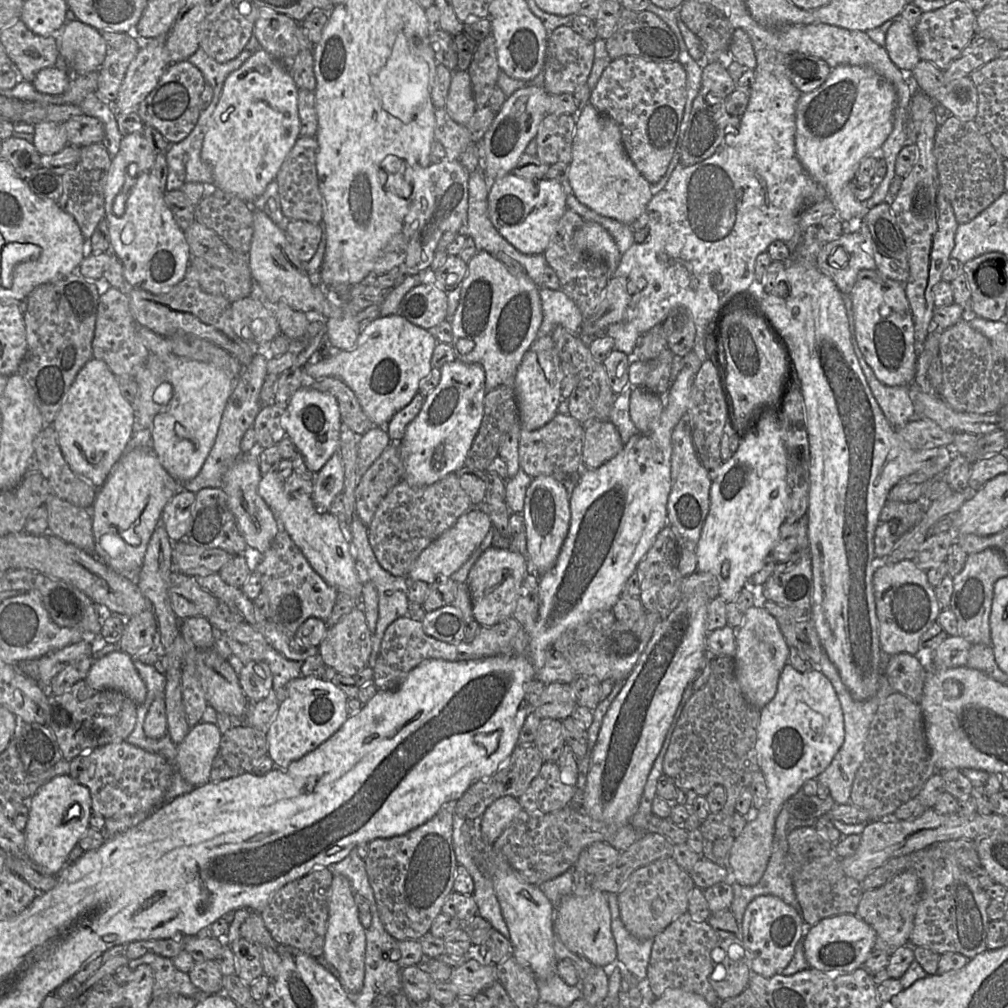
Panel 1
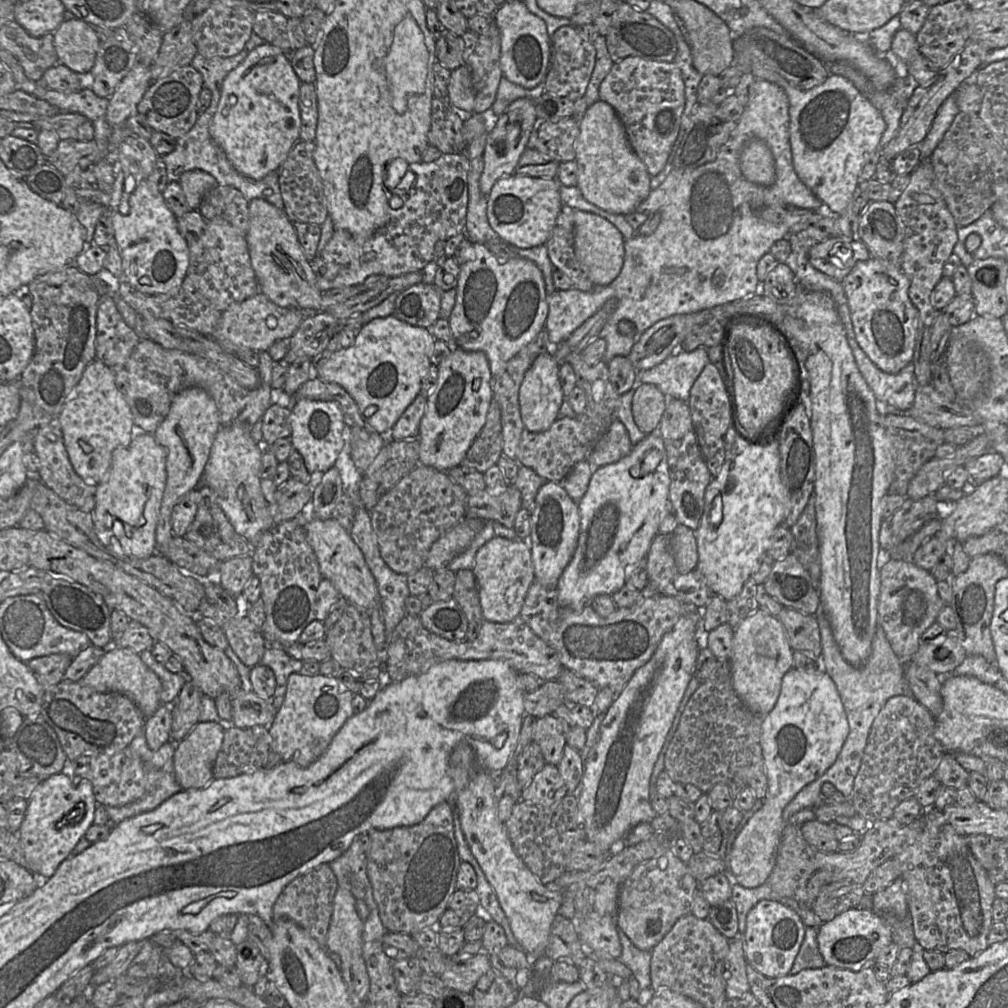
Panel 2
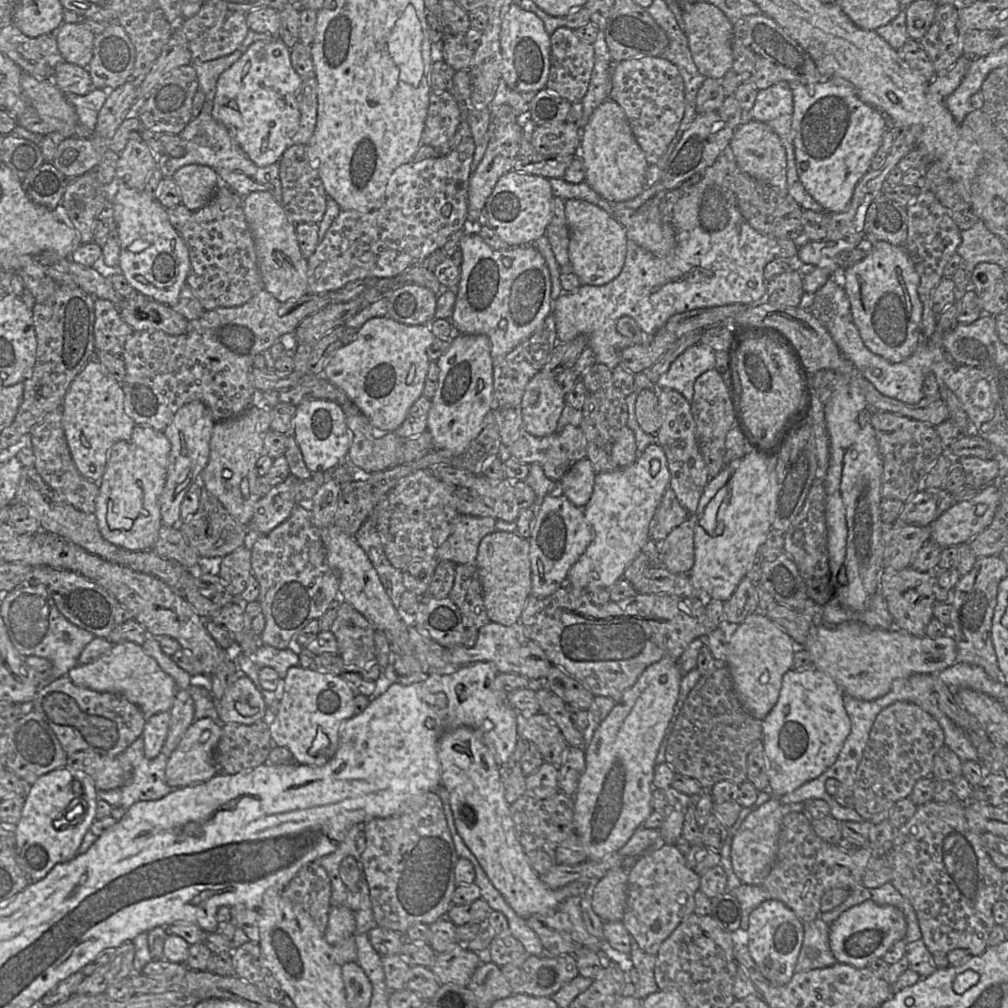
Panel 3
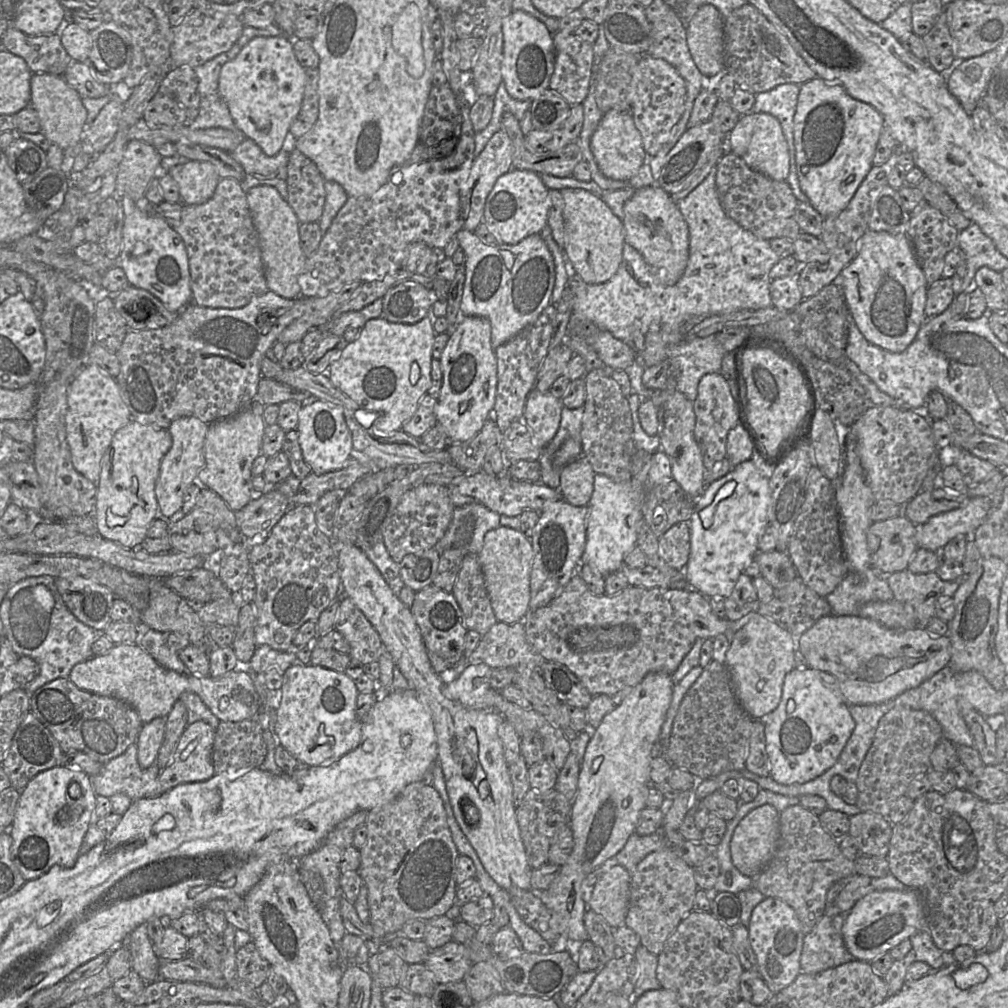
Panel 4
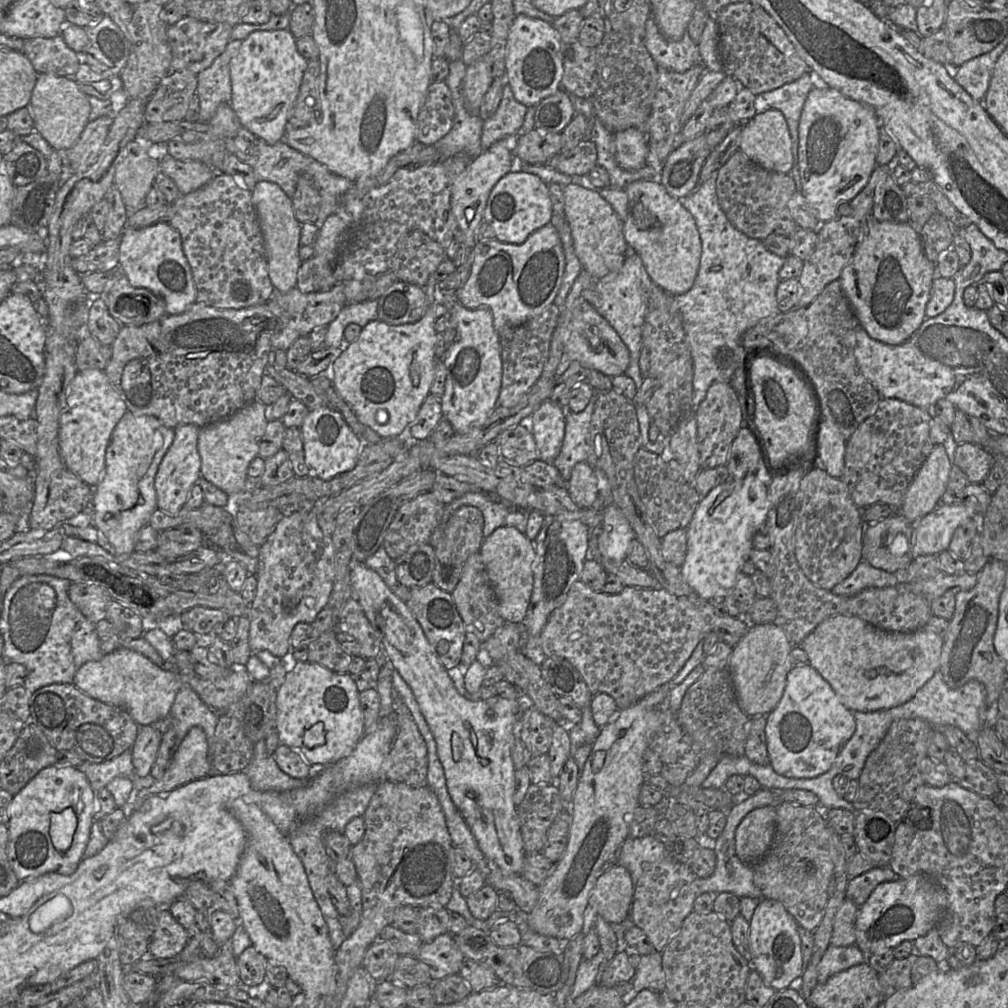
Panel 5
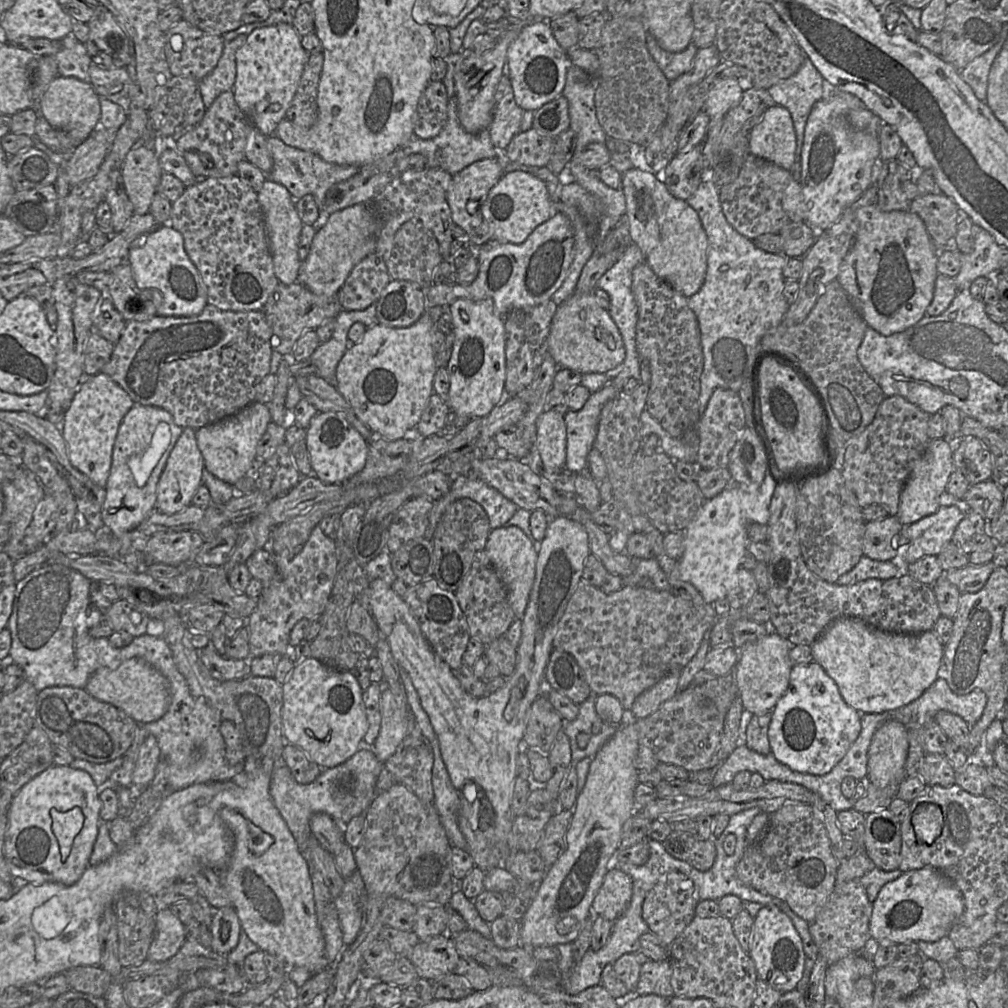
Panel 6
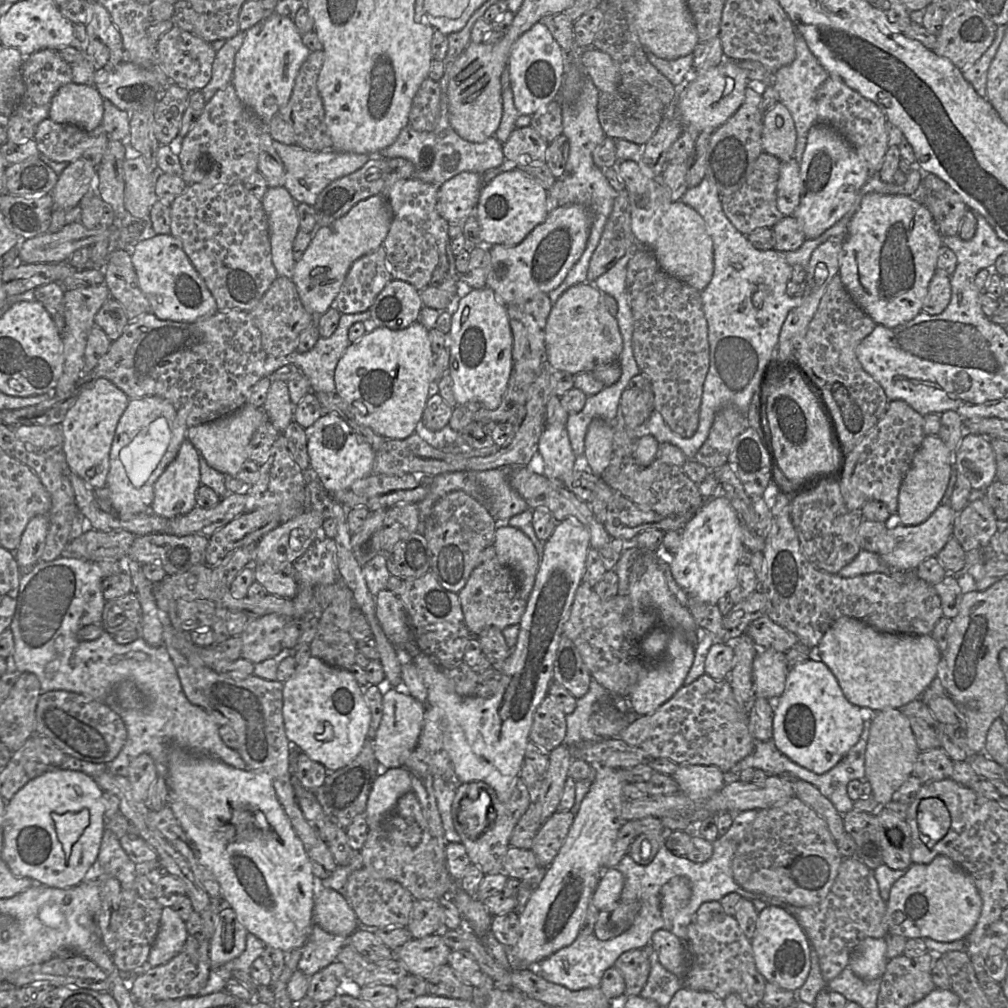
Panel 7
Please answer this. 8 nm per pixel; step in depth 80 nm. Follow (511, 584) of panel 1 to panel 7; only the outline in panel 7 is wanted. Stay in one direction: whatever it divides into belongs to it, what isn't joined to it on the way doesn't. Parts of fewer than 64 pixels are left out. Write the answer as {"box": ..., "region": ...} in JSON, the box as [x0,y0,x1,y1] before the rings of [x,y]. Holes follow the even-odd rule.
{"box":[493,522,540,601],"region":[[[505,522],[497,526],[493,546],[499,561],[514,571],[520,597],[527,601],[540,562],[533,542],[523,531]]]}

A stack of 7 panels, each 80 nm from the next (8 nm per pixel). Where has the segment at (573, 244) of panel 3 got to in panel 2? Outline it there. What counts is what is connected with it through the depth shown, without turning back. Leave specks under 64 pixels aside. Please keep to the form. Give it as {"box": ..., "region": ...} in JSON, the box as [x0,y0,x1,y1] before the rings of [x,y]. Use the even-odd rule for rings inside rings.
{"box":[574,210,625,287],"region":[[[574,210],[574,251],[588,279],[596,287],[605,287],[621,272],[625,240],[621,232],[605,218],[594,213]]]}

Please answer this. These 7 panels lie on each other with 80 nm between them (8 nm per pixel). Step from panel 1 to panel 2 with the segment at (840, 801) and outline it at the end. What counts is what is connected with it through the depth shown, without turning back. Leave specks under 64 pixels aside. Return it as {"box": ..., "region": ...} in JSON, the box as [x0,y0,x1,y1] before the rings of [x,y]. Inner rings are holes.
{"box":[782,610,912,825],"region":[[[822,610],[820,614],[815,614],[814,616],[817,618],[821,636],[822,653],[820,664],[837,687],[847,715],[849,734],[832,766],[822,776],[802,788],[784,807],[782,812],[784,825],[796,812],[804,808],[815,808],[824,803],[825,796],[821,792],[821,787],[825,782],[832,783],[836,790],[841,792],[846,798],[851,796],[854,788],[854,780],[860,769],[874,720],[891,697],[898,695],[912,696],[904,677],[904,661],[893,652],[885,632],[879,624],[873,637],[872,652],[867,663],[861,668],[854,668],[842,657],[834,640],[829,621]]]}

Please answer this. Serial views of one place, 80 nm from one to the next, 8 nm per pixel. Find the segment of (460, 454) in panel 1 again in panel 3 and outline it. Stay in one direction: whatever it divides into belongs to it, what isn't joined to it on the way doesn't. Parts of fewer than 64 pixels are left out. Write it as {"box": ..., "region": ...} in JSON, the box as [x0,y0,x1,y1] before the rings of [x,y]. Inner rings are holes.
{"box":[427,334,493,454],"region":[[[458,334],[449,349],[437,360],[439,380],[427,418],[436,450],[462,454],[480,434],[483,422],[491,409],[493,393],[493,361],[489,337],[484,334]]]}

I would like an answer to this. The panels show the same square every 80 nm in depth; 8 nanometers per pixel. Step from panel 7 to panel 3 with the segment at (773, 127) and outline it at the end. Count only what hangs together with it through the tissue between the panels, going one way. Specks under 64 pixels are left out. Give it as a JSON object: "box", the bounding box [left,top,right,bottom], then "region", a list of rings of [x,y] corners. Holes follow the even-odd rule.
{"box":[729,119,787,192],"region":[[[744,119],[743,122],[734,129],[729,147],[734,155],[738,168],[743,173],[774,189],[787,192],[786,152],[778,135],[770,126],[762,122]]]}

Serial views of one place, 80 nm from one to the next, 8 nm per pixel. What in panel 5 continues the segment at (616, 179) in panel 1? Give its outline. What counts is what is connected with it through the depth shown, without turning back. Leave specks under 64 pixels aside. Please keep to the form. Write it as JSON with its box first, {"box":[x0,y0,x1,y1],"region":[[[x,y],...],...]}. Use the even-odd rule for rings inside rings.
{"box":[614,128,648,171],"region":[[[628,128],[614,134],[615,158],[625,170],[637,171],[643,168],[648,153],[648,138],[638,128]]]}

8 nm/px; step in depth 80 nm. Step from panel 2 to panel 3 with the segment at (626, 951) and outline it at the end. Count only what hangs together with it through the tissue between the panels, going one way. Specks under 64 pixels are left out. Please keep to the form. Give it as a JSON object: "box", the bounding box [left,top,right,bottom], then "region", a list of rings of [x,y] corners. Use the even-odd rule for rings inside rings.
{"box":[629,938,659,1000],"region":[[[633,938],[630,945],[629,960],[631,966],[636,969],[639,978],[639,987],[631,997],[643,1000],[649,994],[659,990],[654,979],[656,956],[641,950]]]}

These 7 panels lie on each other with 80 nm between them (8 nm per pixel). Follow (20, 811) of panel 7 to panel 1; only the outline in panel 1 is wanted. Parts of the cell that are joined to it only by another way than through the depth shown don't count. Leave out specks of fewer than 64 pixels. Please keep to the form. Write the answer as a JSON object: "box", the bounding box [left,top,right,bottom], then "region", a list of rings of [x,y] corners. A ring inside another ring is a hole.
{"box":[24,774,92,875],"region":[[[70,774],[58,775],[44,784],[28,801],[29,816],[24,829],[26,853],[47,874],[58,875],[68,864],[68,856],[80,838],[90,827],[92,800],[90,790],[71,777]],[[79,804],[81,813],[78,818],[67,819],[67,810]]]}

